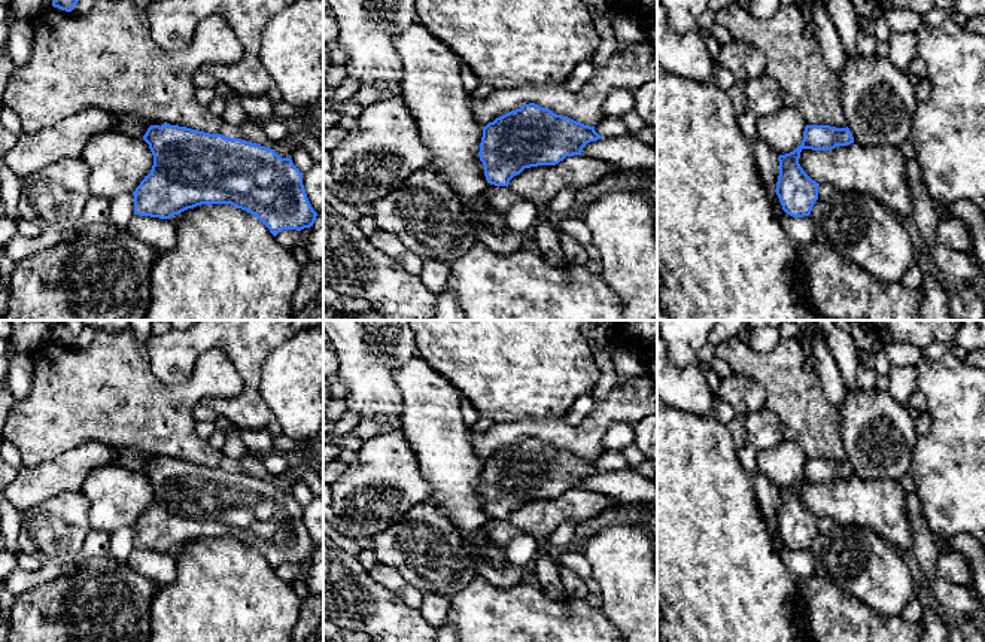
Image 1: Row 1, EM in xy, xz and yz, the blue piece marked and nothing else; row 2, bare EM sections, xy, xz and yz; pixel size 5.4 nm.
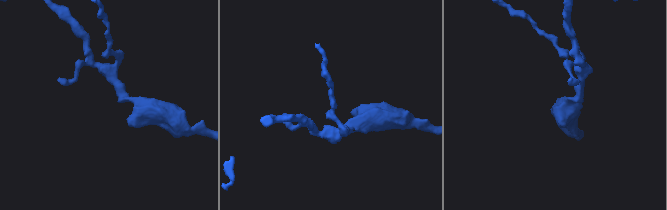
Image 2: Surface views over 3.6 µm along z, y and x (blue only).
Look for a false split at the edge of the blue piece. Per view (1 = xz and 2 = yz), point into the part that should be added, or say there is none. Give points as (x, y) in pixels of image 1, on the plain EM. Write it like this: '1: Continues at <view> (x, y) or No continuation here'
1: No continuation here
2: No continuation here

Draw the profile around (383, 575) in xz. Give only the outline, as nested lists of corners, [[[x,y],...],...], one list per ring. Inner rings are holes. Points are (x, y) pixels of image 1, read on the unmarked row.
[[[376,563],[368,571],[371,579],[396,593],[411,609],[420,609],[425,593],[405,581],[395,569]]]

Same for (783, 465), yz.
[[[782,441],[756,454],[758,471],[778,490],[790,487],[802,478],[805,460],[803,450],[790,441]]]

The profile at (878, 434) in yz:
[[[848,390],[839,408],[842,445],[854,475],[900,481],[910,469],[918,433],[906,405],[884,390]]]

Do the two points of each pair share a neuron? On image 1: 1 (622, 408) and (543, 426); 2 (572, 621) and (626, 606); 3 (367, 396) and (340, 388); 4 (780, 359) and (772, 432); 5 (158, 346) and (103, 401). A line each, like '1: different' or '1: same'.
1: same
2: different
3: different
4: different
5: different

